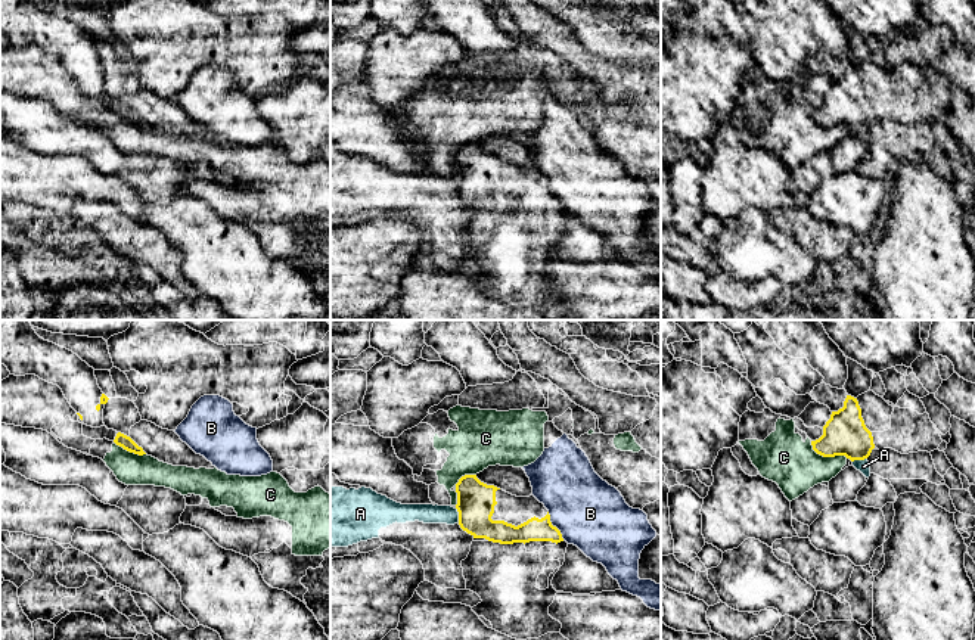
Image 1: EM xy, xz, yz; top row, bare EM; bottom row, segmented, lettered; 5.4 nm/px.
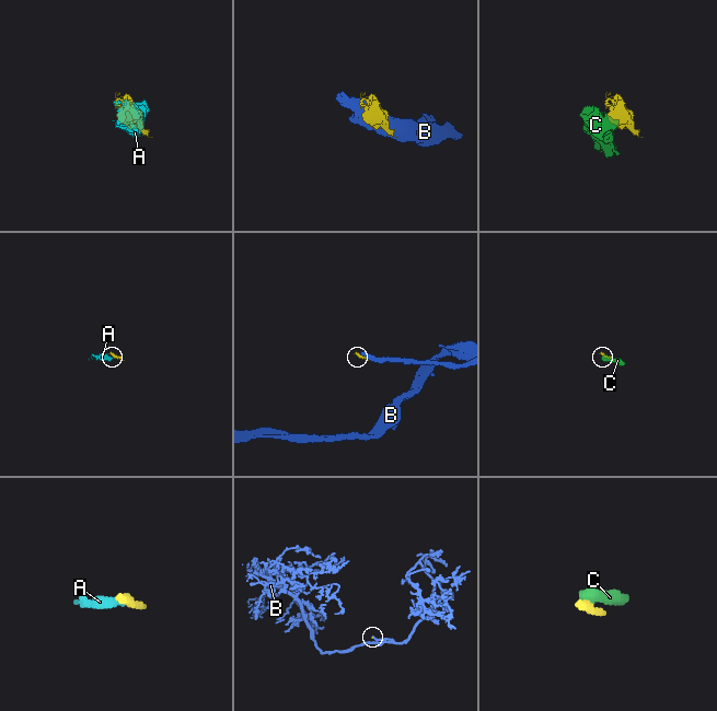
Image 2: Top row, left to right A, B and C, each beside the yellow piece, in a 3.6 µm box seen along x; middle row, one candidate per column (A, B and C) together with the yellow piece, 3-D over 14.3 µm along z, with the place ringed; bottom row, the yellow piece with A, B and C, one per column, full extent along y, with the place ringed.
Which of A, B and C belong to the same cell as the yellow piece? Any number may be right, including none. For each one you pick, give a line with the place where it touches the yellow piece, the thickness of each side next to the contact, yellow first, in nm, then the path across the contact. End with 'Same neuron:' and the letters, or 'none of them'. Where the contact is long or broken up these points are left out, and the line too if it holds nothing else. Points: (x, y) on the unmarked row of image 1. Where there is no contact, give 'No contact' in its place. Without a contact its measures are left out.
Same neuron: none of them

